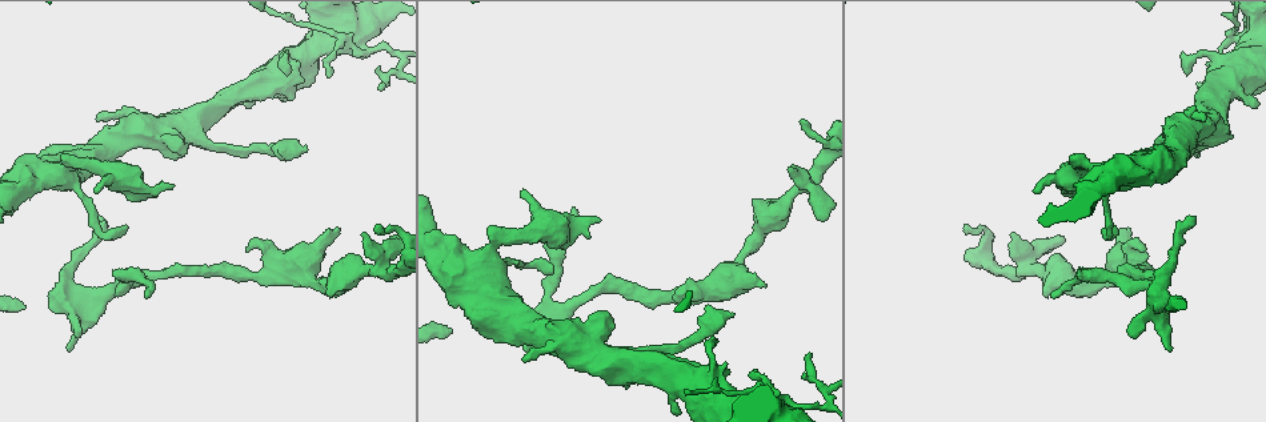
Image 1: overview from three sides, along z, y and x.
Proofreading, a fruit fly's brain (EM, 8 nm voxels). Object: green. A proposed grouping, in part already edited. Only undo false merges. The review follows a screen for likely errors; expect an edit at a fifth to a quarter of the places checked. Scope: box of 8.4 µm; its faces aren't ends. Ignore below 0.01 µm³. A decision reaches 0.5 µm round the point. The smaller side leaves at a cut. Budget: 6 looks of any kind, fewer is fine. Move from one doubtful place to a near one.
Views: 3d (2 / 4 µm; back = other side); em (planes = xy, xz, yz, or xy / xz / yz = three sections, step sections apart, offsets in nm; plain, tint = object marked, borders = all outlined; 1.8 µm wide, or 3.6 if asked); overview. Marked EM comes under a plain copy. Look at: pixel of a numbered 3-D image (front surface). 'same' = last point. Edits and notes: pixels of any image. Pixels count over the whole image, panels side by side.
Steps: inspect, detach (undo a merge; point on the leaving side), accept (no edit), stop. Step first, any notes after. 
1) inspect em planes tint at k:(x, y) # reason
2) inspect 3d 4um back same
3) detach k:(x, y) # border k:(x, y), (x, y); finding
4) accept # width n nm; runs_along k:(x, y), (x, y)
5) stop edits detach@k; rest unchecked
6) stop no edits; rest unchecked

inspect em planes tint at 1:(806, 184) # thick turns thin

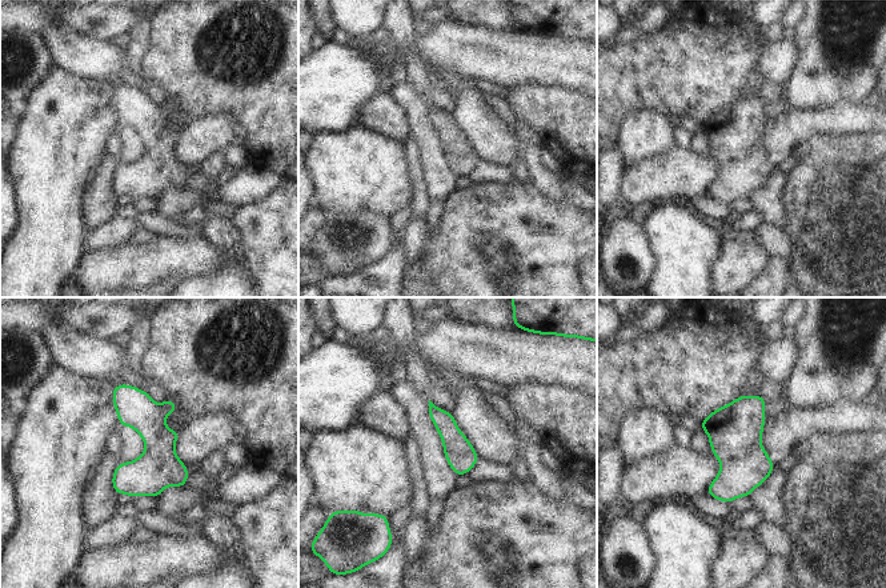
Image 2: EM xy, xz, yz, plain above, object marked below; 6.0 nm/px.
accept # runs_along 2:(117, 388), (181, 483); continuous, no second neuron

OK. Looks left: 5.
inspect em xy step 4 tint at 1:(1198, 148) # thick turns thin

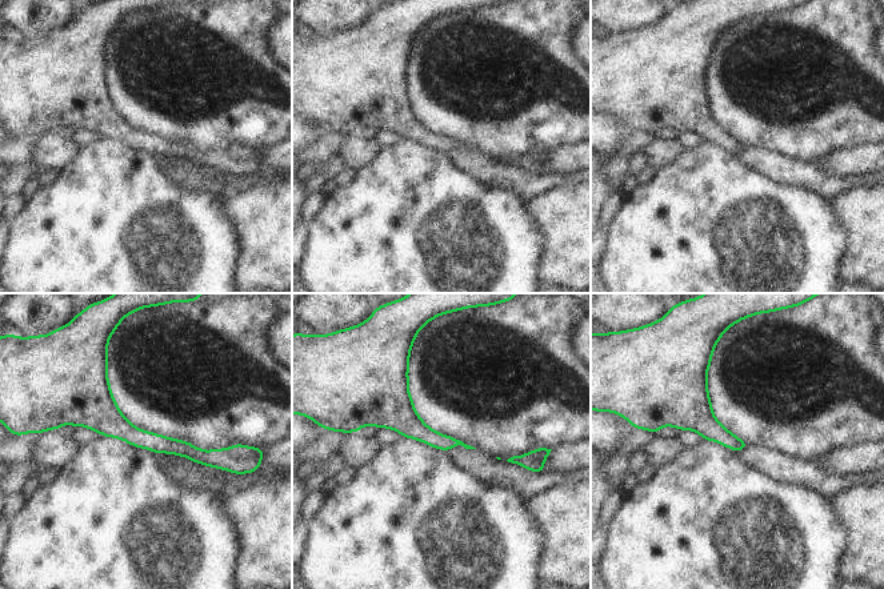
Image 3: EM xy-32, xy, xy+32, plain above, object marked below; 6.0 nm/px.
inspect em planes tint same

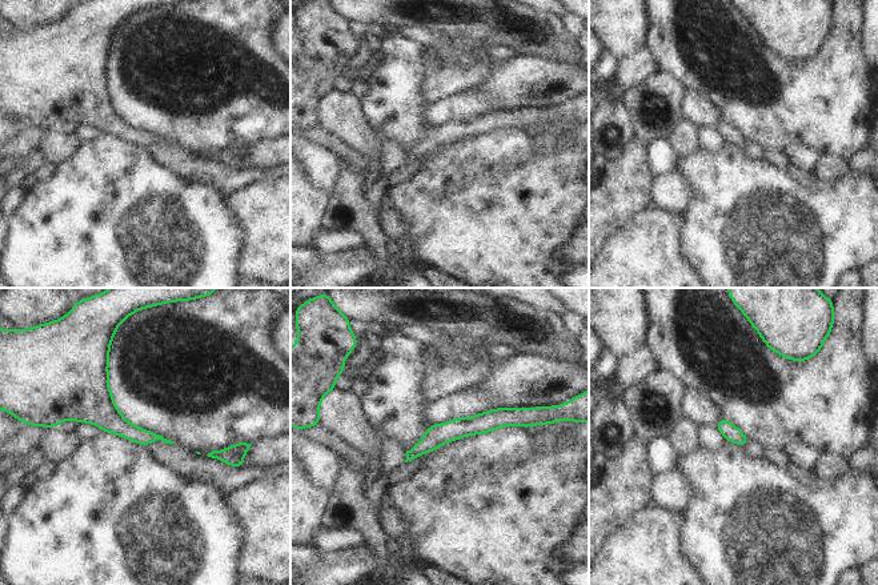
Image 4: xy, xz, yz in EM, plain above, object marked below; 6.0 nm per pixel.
accept # runs_along 4:(518, 423), (438, 433), (409, 456); all the same neuron

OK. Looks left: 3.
inspect em planes tint at 1:(80, 314) # three-way junction

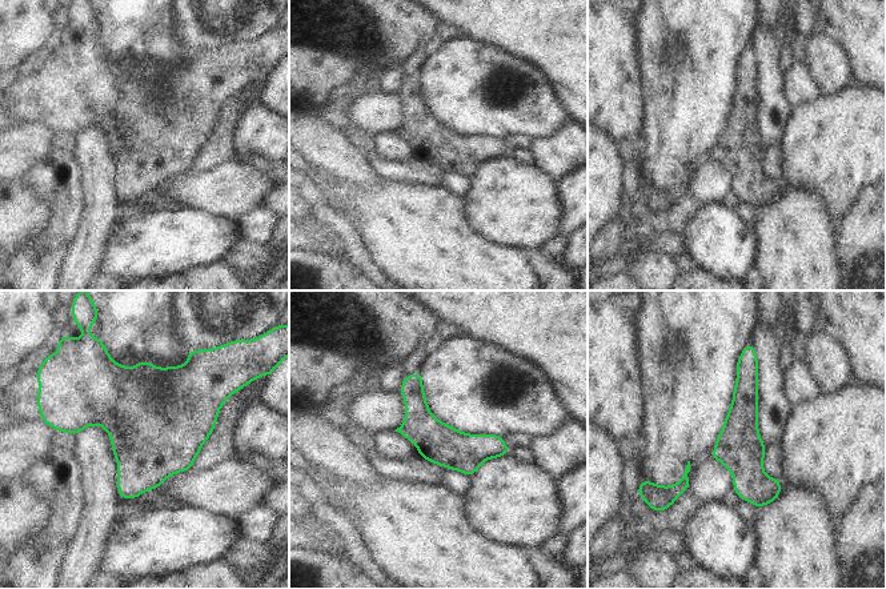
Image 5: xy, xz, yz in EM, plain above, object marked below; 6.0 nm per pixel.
accept # width 240 nm; continuous, no second neuron

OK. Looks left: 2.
stop no edits; rest unchecked

